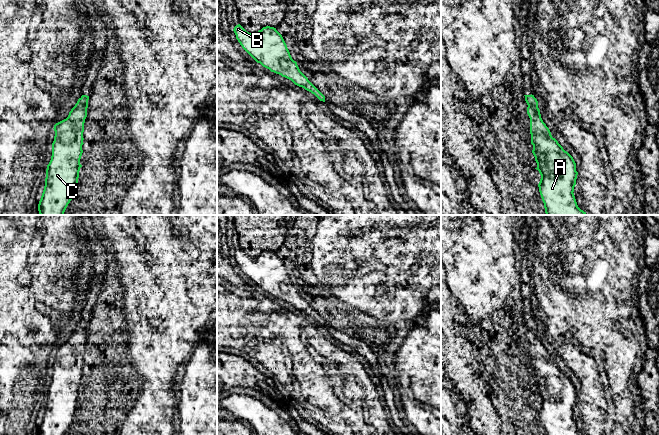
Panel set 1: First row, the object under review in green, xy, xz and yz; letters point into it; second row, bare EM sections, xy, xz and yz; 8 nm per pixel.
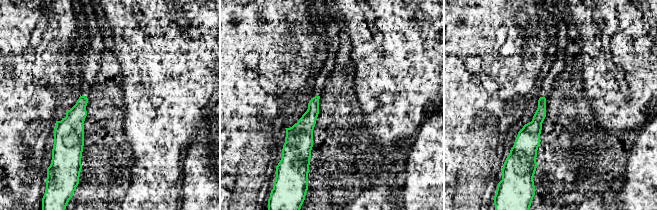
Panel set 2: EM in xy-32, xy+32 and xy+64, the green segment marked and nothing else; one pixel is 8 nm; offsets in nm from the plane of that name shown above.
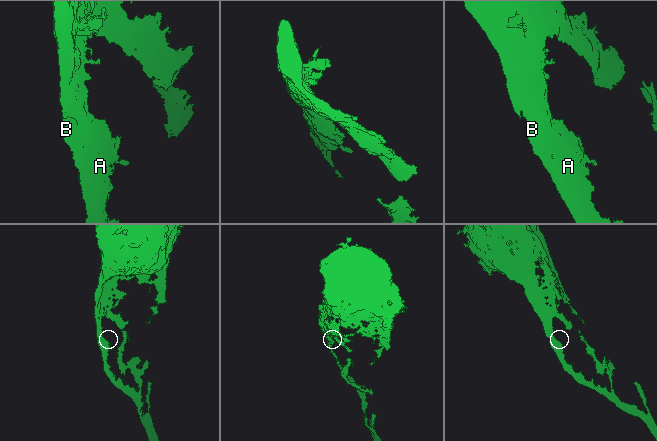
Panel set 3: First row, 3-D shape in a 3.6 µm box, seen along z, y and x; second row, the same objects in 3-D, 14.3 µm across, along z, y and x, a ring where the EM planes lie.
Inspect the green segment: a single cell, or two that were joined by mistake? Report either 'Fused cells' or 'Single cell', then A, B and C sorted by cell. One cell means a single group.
Single cell. Groups: A B C

